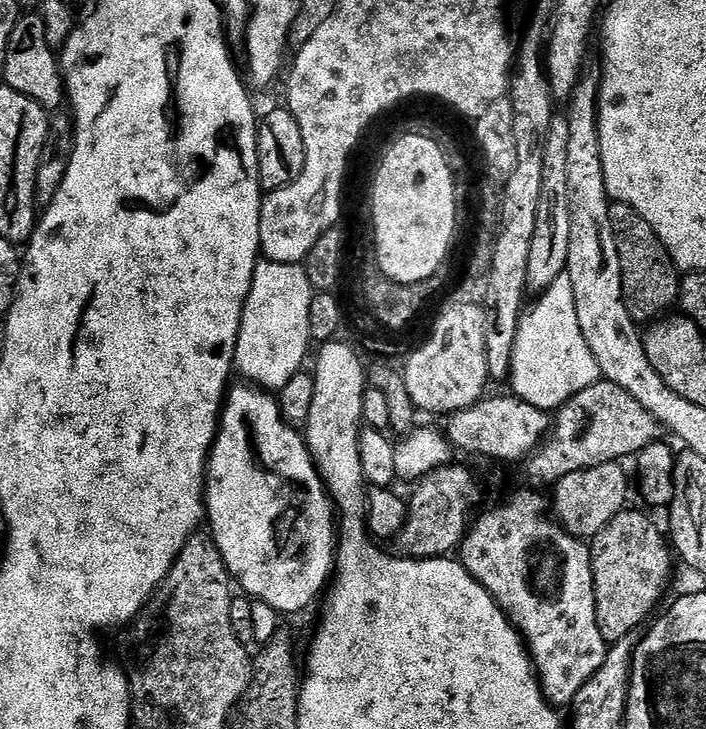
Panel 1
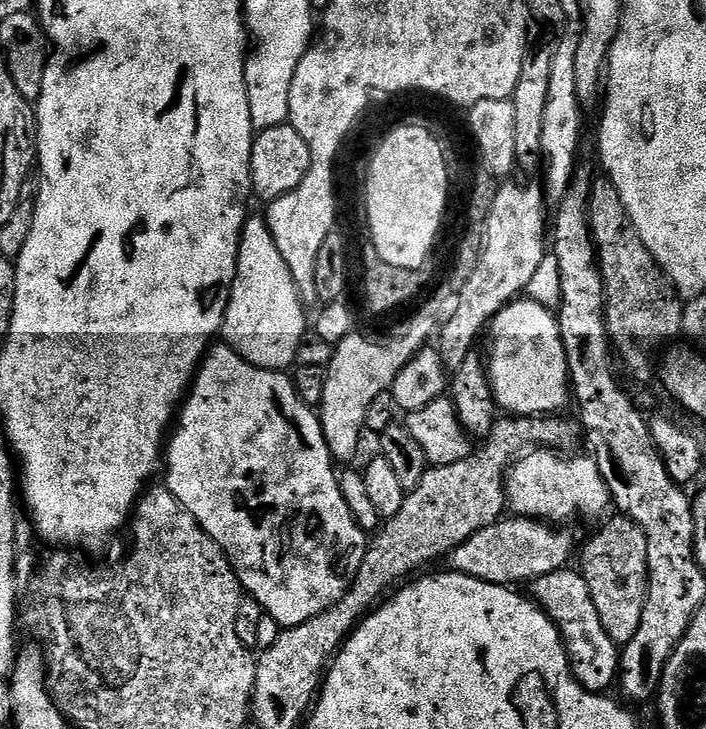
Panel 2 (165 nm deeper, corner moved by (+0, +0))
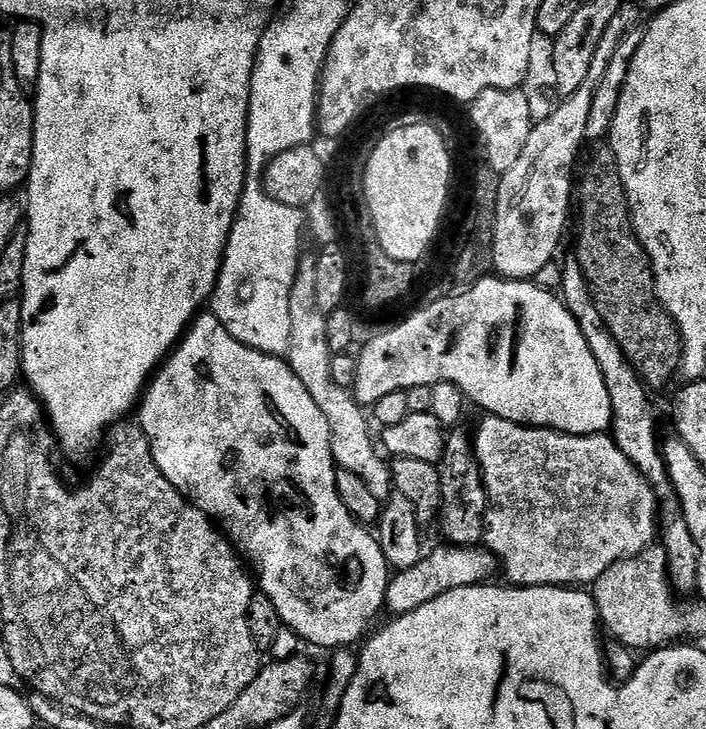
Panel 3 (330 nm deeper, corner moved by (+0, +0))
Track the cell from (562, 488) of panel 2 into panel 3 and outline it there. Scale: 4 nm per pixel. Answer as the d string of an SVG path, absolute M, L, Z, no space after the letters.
M491 414L483 417L485 420L481 422L480 429L474 432L474 443L476 445L476 457L480 459L480 468L484 471L484 488L488 492L488 503L490 505L486 517L486 531L483 538L483 543L488 550L495 553L497 561L502 563L502 572L508 575L507 583L512 586L523 586L525 588L533 588L534 586L542 586L543 584L555 584L557 586L592 586L598 578L602 578L602 574L606 574L606 570L610 570L610 566L614 566L618 561L625 560L627 556L638 554L642 550L646 550L652 544L657 543L658 528L656 532L656 492L652 489L653 481L645 476L643 472L637 468L636 463L632 461L626 453L616 444L615 439L608 434L595 435L576 435L570 432L558 432L555 428L534 428L523 422L515 420L504 420L500 416Z

